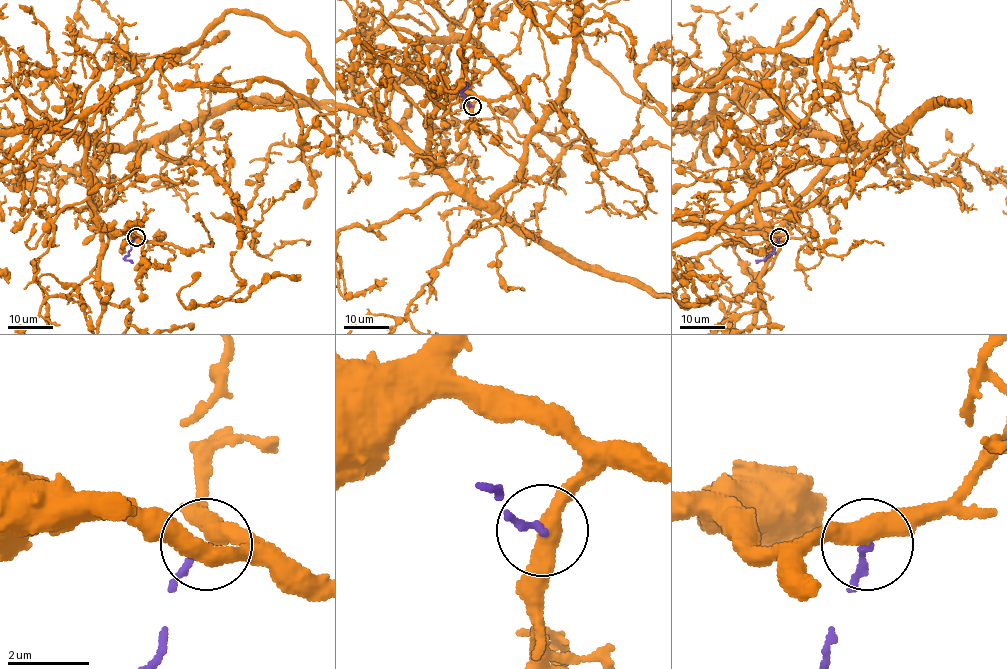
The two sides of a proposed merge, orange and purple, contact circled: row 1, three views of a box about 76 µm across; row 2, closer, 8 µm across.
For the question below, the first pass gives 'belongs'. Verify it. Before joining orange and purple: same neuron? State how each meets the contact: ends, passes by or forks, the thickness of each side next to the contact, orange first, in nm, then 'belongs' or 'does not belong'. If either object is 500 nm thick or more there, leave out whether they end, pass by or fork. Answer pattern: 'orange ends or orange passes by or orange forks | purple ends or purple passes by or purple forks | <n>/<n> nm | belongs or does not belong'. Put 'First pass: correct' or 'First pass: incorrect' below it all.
orange passes by | purple ends | 440/150 nm | belongs
First pass: correct

